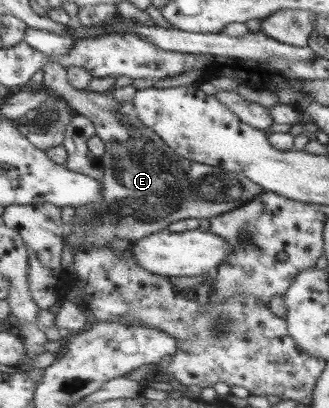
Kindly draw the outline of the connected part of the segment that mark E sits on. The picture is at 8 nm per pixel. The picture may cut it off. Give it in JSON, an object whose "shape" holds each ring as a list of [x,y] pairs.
{"shape":[[[55,60],[47,62],[41,71],[42,86],[71,104],[76,113],[91,119],[97,136],[106,146],[106,153],[101,158],[105,169],[101,180],[103,199],[91,206],[75,209],[72,226],[67,228],[64,236],[73,253],[81,244],[106,247],[119,238],[140,240],[156,231],[167,230],[172,223],[182,219],[211,220],[241,207],[264,192],[245,175],[190,161],[179,155],[139,120],[134,102],[119,100],[111,90],[104,93],[73,87],[67,68]]]}

